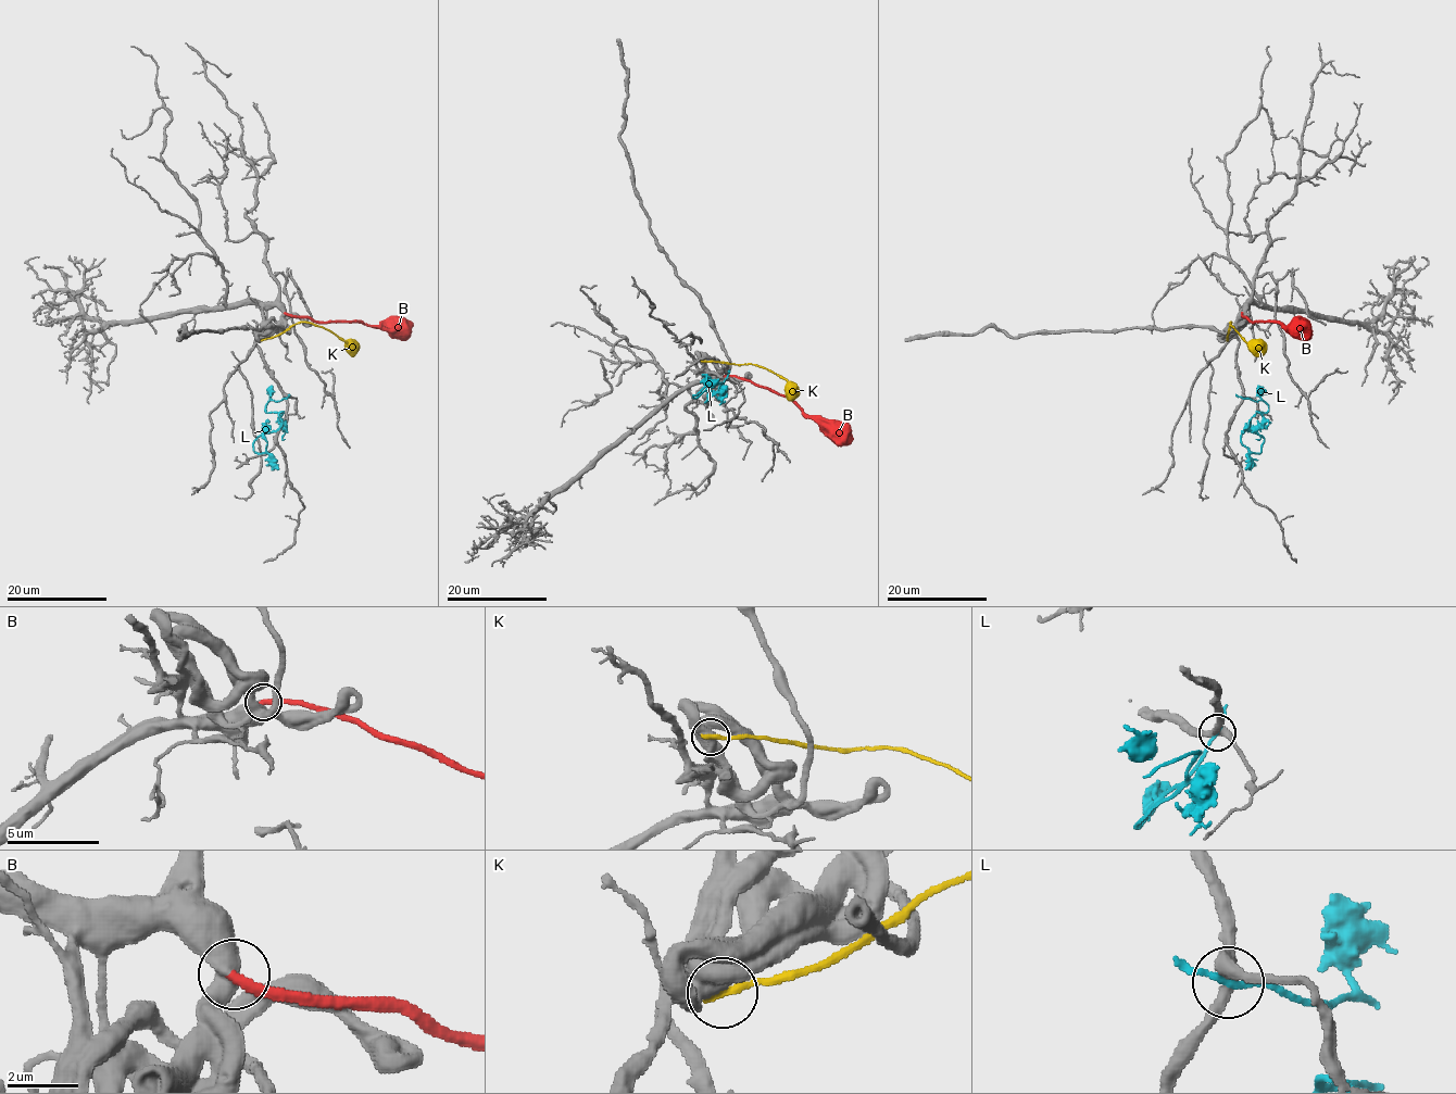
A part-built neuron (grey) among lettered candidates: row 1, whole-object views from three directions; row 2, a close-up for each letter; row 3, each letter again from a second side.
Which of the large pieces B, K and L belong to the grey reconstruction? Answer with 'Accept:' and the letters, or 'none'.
Accept: B

